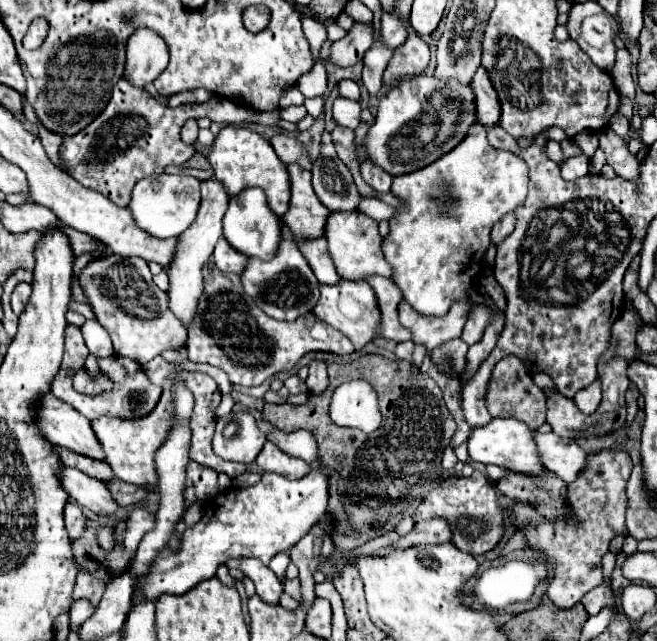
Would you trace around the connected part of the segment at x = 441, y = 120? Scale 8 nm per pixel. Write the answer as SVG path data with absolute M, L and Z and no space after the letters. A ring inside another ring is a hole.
M416 75L400 79L378 103L378 115L366 135L366 157L378 163L392 177L424 169L448 151L452 151L460 139L468 133L468 127L476 123L476 103L470 85L458 79L436 79L434 75ZM436 91L454 99L434 99Z

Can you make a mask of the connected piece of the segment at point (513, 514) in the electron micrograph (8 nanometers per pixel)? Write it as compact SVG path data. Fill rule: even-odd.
M602 451L588 457L586 471L568 487L568 501L574 517L580 521L548 521L524 503L508 507L510 521L526 533L532 549L540 549L554 565L554 577L548 579L548 597L556 607L570 609L580 599L602 583L602 557L616 535L628 535L624 525L626 513L626 483L632 471L632 459L624 451Z

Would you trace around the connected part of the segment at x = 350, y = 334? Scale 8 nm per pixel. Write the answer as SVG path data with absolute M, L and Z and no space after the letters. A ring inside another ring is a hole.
M340 279L340 283L336 287L330 285L322 285L320 287L320 301L314 307L314 315L328 323L330 327L338 329L342 335L346 335L352 345L356 347L356 351L362 351L364 345L368 345L370 341L374 341L378 337L378 327L380 327L380 309L376 303L376 293L372 291L372 287L366 281L346 281Z

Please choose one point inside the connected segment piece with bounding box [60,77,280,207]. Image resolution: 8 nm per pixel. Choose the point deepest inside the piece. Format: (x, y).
(135, 136)

